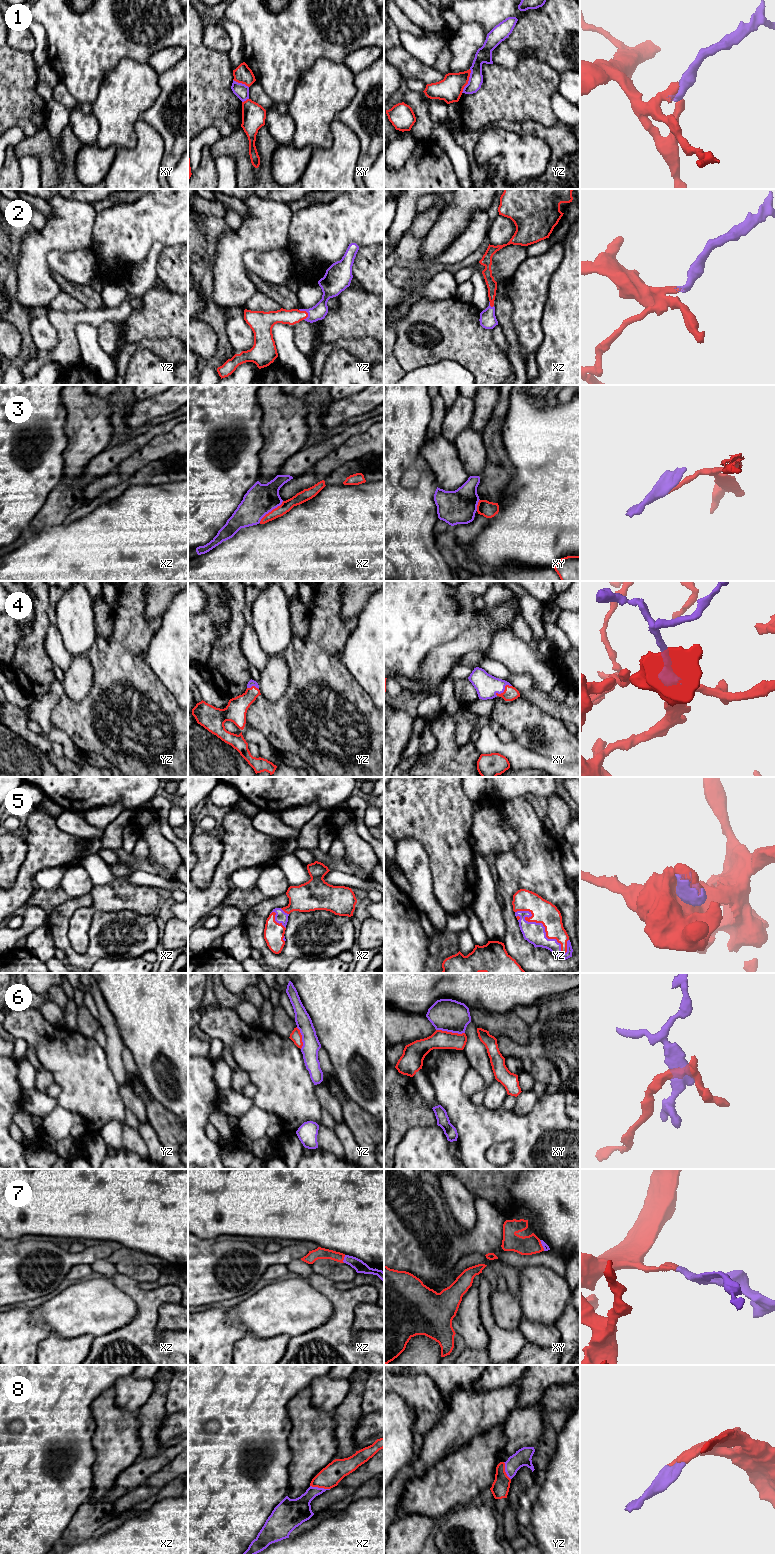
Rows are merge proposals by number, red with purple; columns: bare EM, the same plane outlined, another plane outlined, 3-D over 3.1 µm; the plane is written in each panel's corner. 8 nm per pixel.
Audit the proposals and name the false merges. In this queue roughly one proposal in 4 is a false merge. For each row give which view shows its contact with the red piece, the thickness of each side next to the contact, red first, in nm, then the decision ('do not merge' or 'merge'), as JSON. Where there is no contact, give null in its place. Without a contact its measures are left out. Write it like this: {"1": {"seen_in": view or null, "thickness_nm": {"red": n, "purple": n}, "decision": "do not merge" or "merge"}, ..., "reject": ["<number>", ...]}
{"1": {"seen_in": "yz", "thickness_nm": {"red": 200, "purple": 130}, "decision": "do not merge"}, "2": {"seen_in": "yz", "thickness_nm": {"red": 120, "purple": 130}, "decision": "merge"}, "3": {"seen_in": "xz", "thickness_nm": {"red": 90, "purple": 240}, "decision": "do not merge"}, "4": {"seen_in": "xy", "thickness_nm": {"red": 120, "purple": 190}, "decision": "merge"}, "5": {"seen_in": "yz", "thickness_nm": {"red": 190, "purple": 170}, "decision": "merge"}, "6": {"seen_in": "xy", "thickness_nm": {"red": 150, "purple": 260}, "decision": "do not merge"}, "7": {"seen_in": "xz", "thickness_nm": {"red": 100, "purple": 90}, "decision": "merge"}, "8": {"seen_in": "xz", "thickness_nm": {"red": 170, "purple": 190}, "decision": "merge"}, "reject": ["1", "3", "6"]}

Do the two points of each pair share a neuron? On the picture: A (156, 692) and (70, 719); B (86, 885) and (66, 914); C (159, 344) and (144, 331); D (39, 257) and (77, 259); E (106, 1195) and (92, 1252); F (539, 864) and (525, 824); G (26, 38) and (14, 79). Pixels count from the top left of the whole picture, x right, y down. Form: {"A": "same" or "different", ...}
{"A": "same", "B": "different", "C": "different", "D": "different", "E": "different", "F": "same", "G": "different"}

